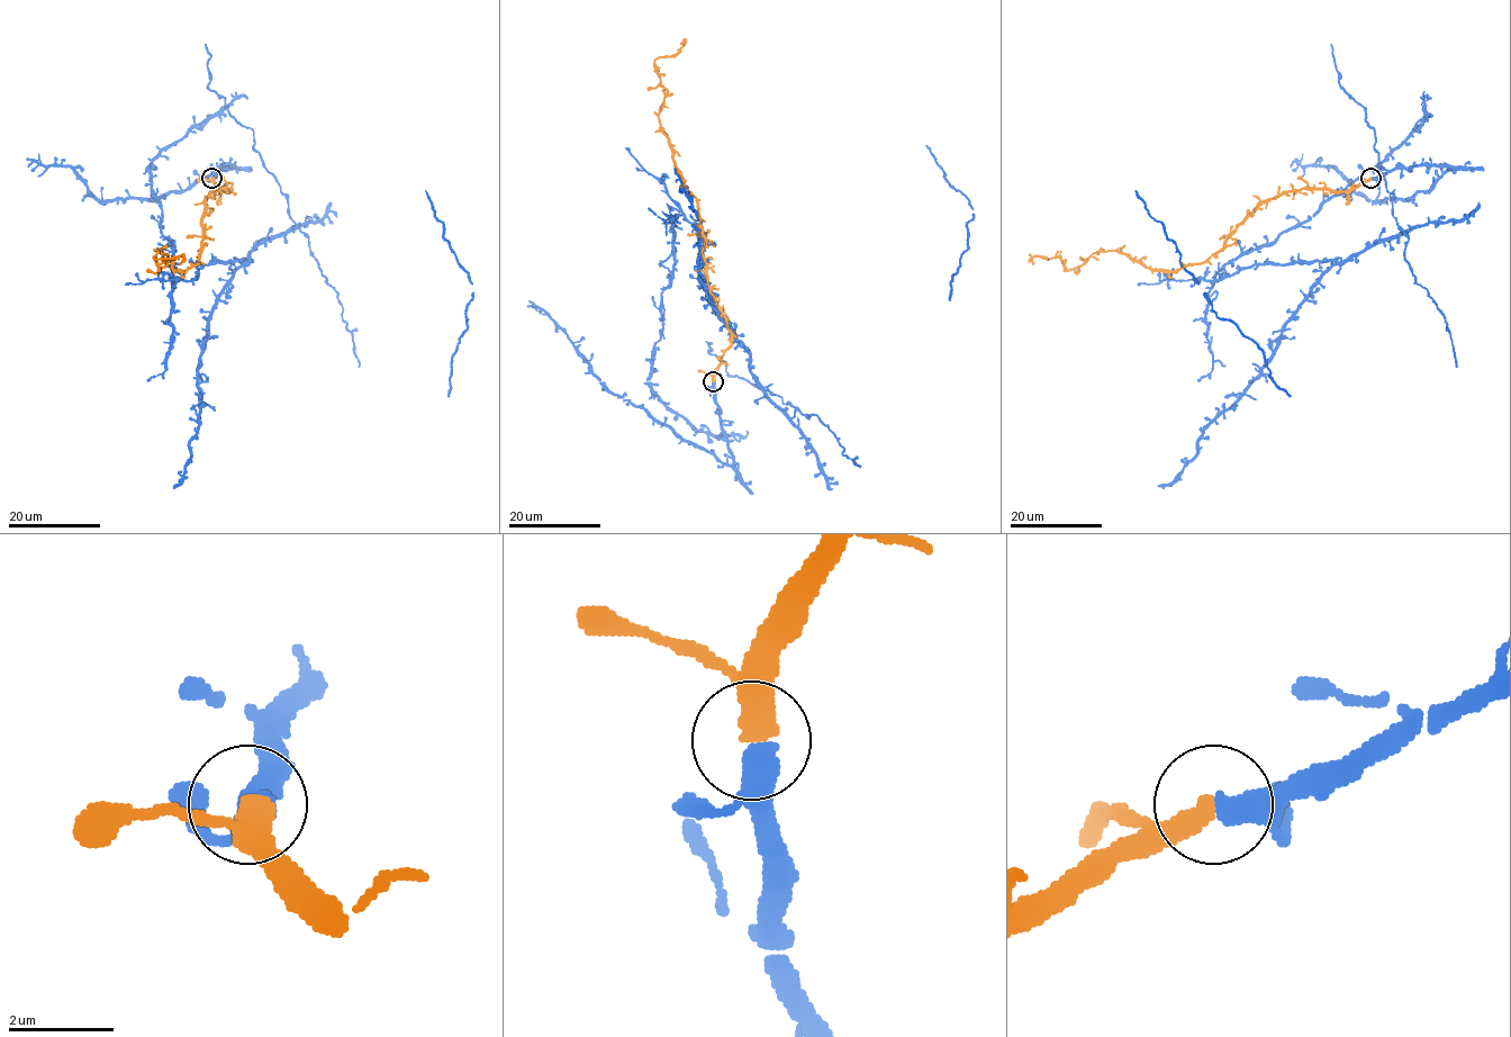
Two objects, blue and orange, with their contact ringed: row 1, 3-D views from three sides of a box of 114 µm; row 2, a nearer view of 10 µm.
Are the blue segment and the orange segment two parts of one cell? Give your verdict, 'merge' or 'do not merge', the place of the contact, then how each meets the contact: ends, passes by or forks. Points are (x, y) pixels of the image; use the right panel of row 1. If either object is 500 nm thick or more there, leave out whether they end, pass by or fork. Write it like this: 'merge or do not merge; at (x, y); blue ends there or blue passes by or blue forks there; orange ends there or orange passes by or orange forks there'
merge; at (1371, 178)

